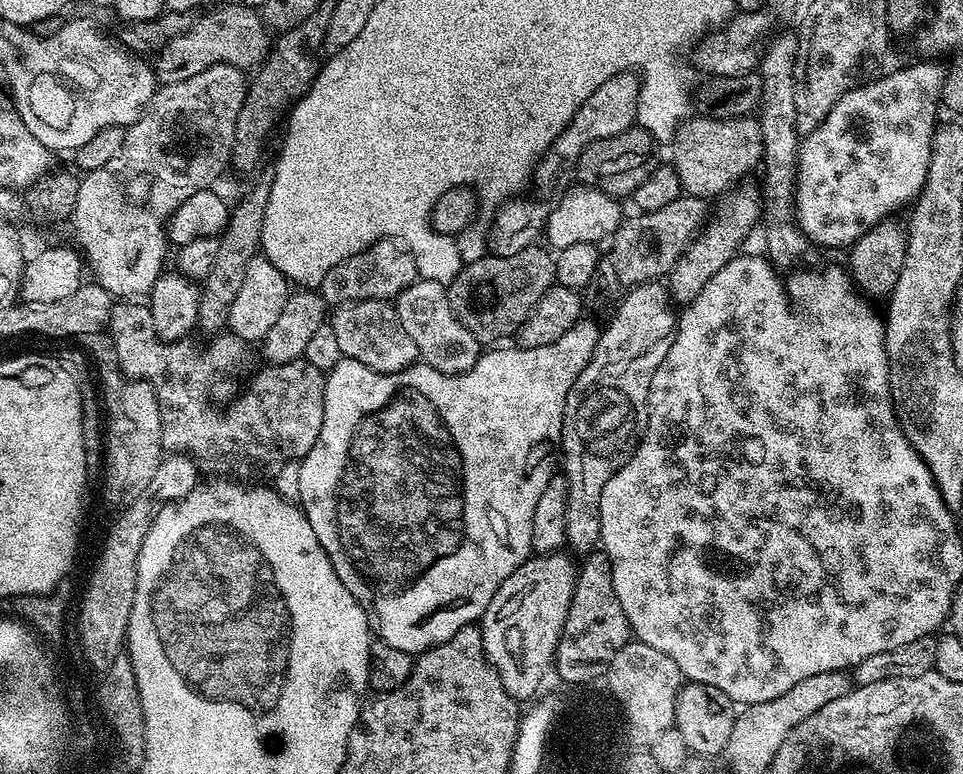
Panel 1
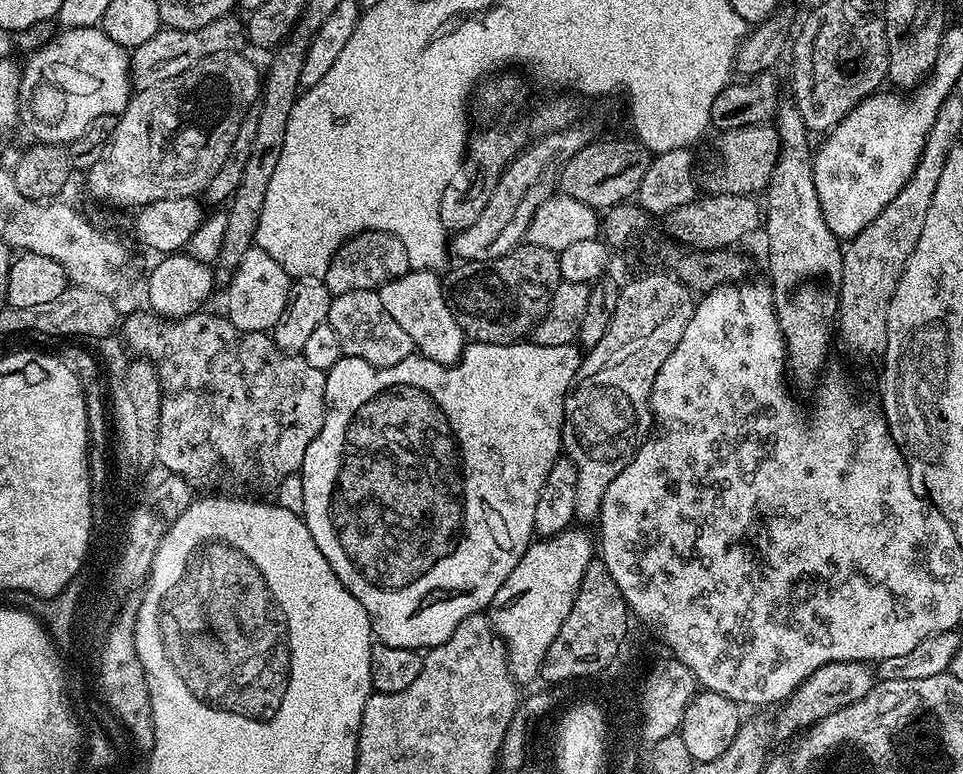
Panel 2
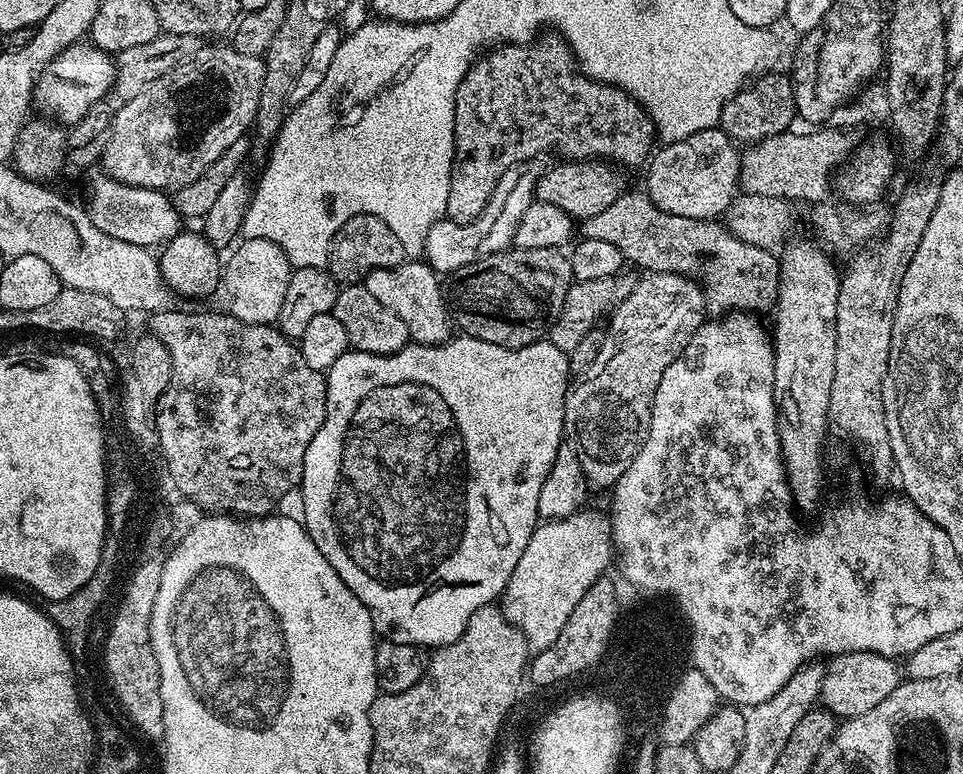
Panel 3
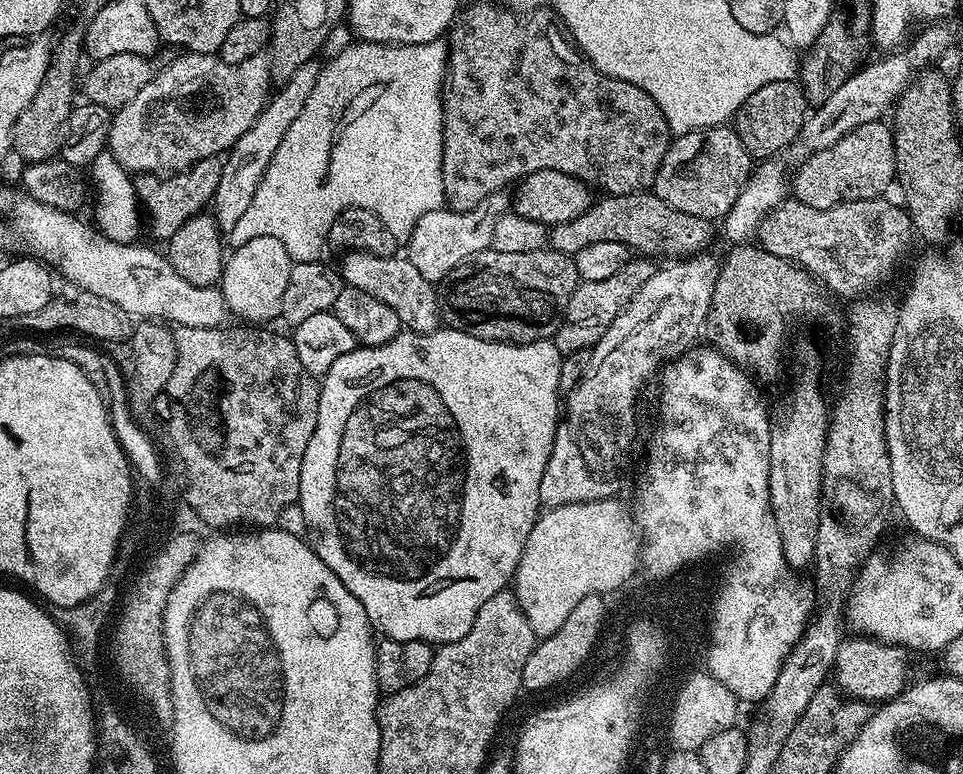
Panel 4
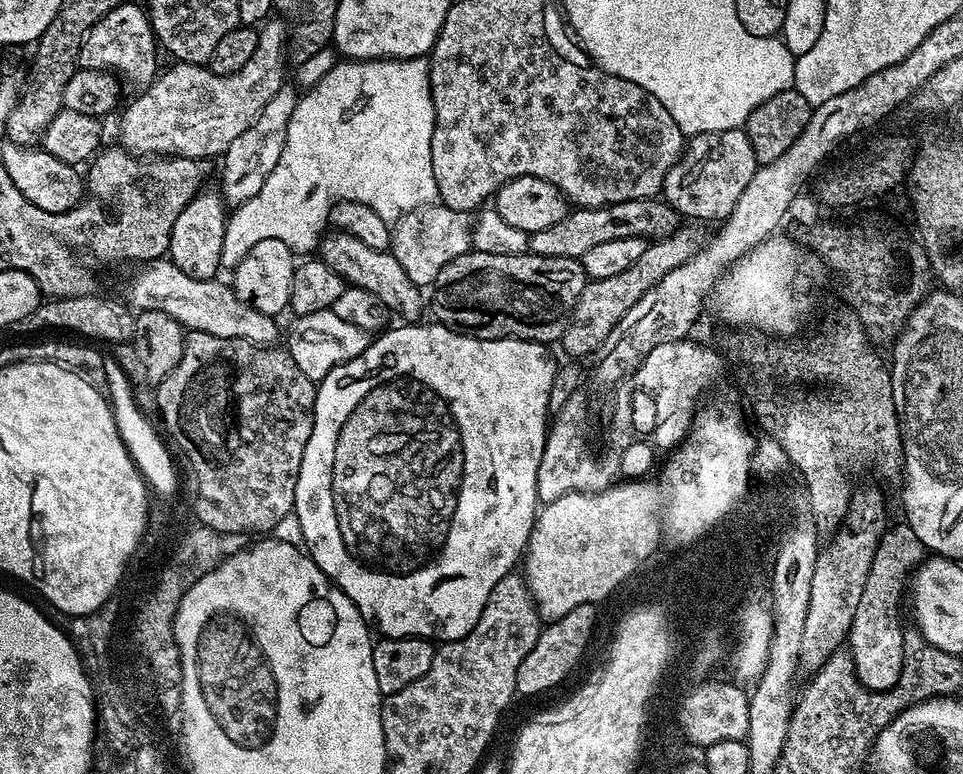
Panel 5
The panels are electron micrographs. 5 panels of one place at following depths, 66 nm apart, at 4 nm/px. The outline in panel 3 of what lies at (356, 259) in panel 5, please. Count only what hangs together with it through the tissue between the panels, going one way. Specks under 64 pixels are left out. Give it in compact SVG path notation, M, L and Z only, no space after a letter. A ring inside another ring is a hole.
M405 262L397 268L374 270L365 276L362 285L378 302L406 324L411 339L418 344L443 344L453 335L454 325L450 319L446 292L441 277L427 262Z

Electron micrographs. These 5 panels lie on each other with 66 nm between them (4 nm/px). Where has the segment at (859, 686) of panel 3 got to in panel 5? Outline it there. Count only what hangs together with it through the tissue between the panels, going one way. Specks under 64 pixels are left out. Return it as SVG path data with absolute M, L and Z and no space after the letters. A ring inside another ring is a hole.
M906 522L899 523L893 523L880 538L846 641L846 652L852 658L856 676L871 692L888 692L902 674L905 629L900 628L896 599L903 590L905 593L910 573L926 556L918 534Z

